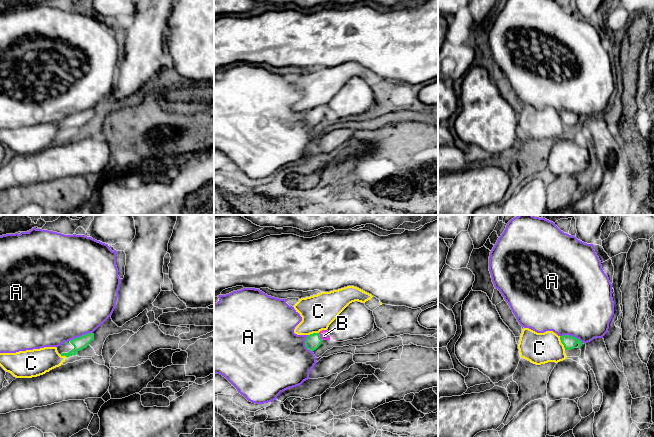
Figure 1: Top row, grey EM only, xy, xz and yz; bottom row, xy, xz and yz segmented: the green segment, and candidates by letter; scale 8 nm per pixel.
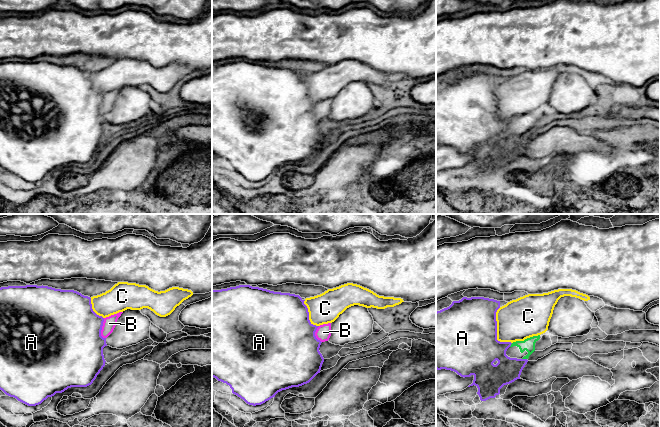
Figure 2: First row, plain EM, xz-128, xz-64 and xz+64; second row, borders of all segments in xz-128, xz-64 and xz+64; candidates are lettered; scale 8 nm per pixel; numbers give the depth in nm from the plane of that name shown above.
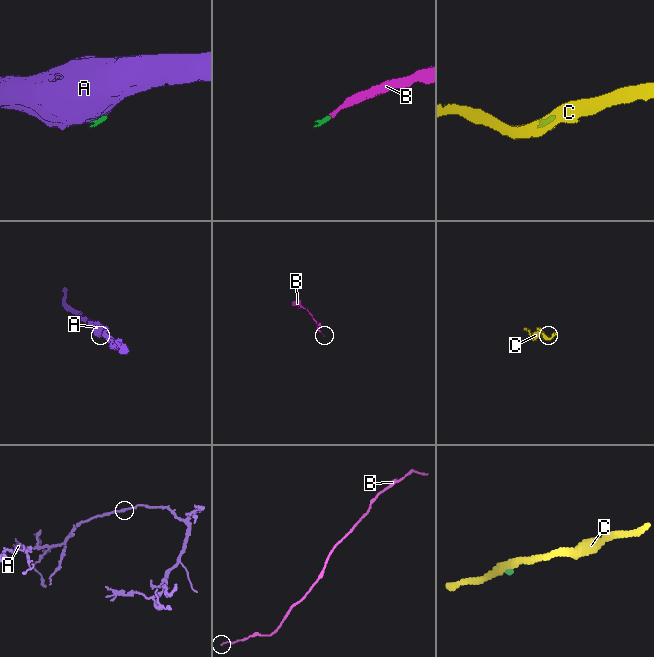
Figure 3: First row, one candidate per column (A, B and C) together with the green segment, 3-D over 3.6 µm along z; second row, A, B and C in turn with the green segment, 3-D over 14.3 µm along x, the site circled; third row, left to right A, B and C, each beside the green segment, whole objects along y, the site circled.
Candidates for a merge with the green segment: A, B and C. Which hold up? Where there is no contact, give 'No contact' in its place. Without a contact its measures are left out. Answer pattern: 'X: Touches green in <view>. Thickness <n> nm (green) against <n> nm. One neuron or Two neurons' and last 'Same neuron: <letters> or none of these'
A: Touches green in xy. Thickness 100 nm (green) against 500 nm. Two neurons
B: Touches green in xz. Thickness 120 nm (green) against 80 nm. One neuron
C: Touches green in yz. Thickness 100 nm (green) against 260 nm. Two neurons
Same neuron: B

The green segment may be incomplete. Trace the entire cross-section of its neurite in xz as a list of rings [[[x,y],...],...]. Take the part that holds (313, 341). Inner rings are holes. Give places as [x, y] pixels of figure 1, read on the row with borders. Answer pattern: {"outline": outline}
{"outline": [[[322,330],[319,333],[313,333],[306,337],[305,346],[308,350],[316,350],[323,340],[330,340],[330,336],[327,330]]]}

